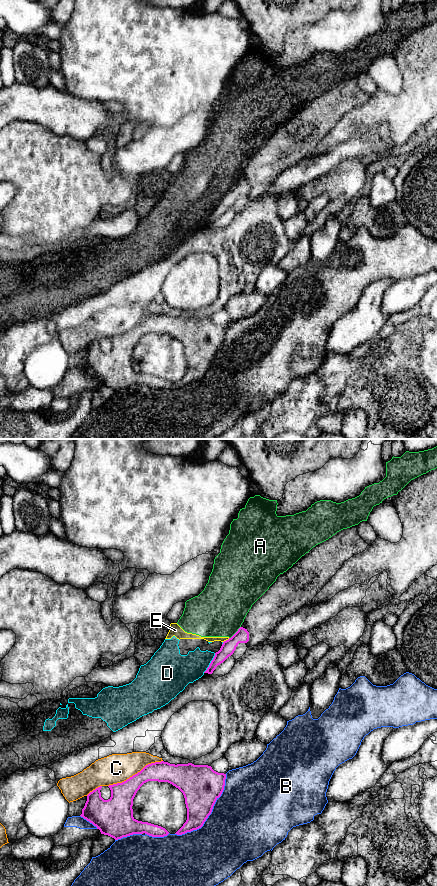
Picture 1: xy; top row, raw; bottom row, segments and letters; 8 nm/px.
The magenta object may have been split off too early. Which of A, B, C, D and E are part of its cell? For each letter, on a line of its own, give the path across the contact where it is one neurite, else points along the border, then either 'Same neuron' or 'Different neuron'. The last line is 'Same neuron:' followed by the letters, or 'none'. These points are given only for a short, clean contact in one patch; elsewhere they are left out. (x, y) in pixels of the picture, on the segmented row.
A: Boundary: xy (240, 626), (229, 638). Different neuron
B: Different neuron
C: Different neuron
D: Different neuron
E: Boundary: xy (229, 638), (223, 642). Different neuron
Same neuron: none

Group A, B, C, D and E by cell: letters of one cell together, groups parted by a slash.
A D E / B / C

